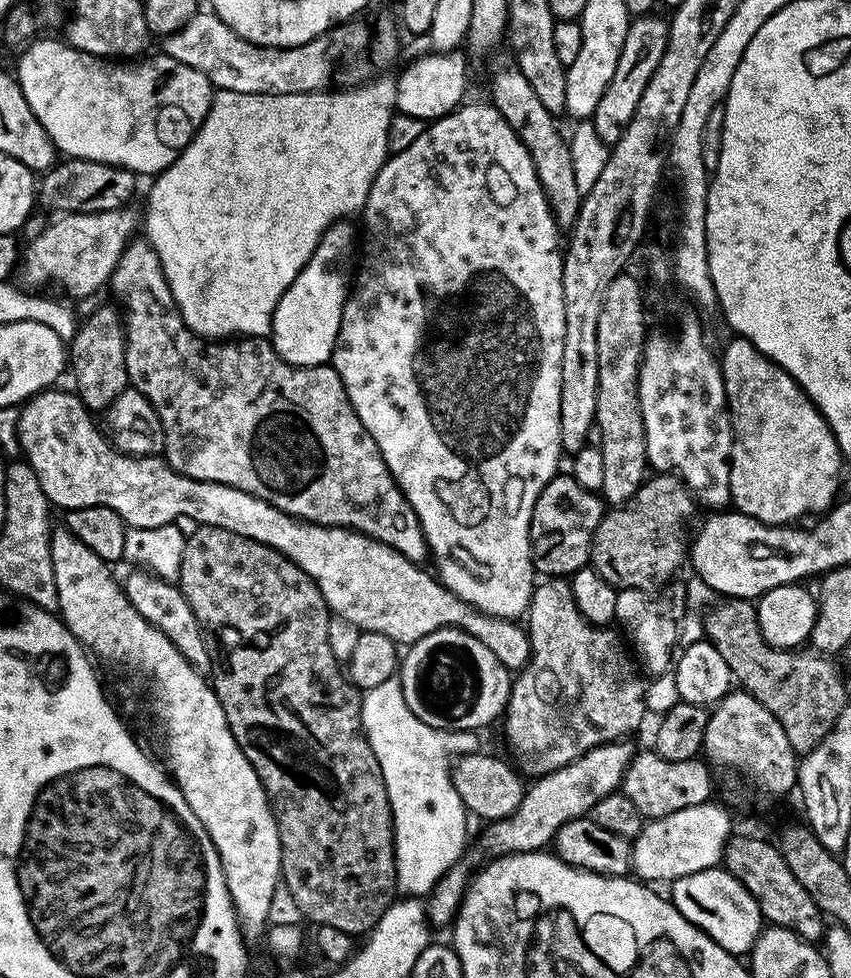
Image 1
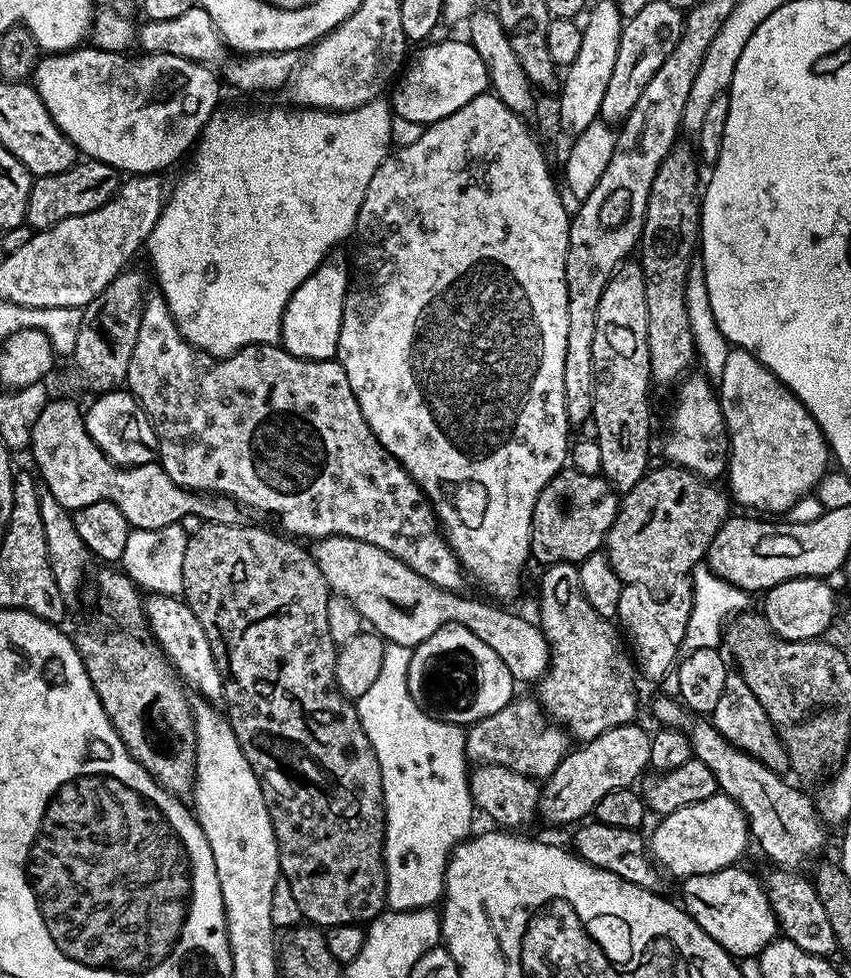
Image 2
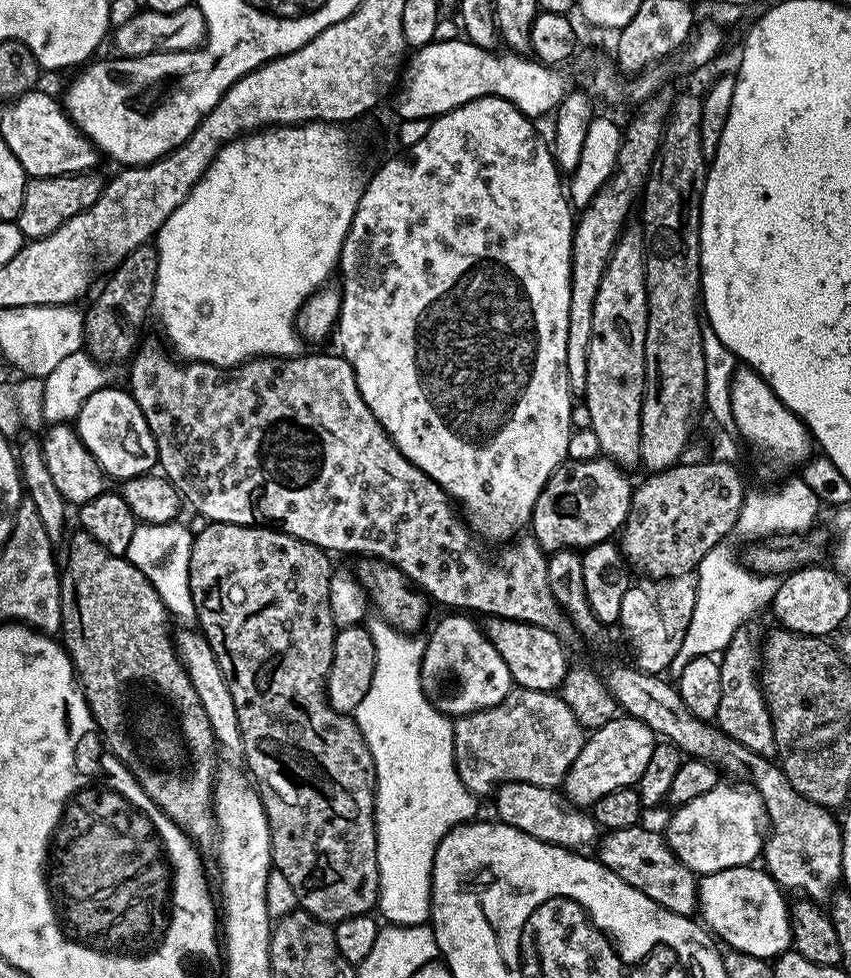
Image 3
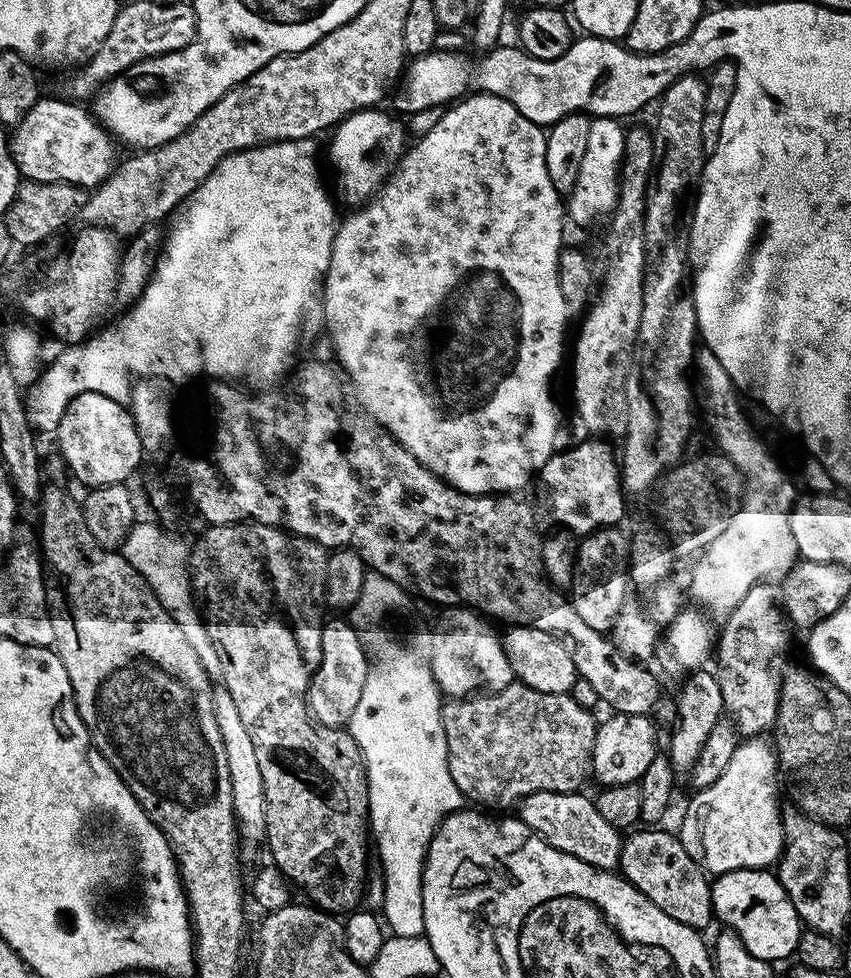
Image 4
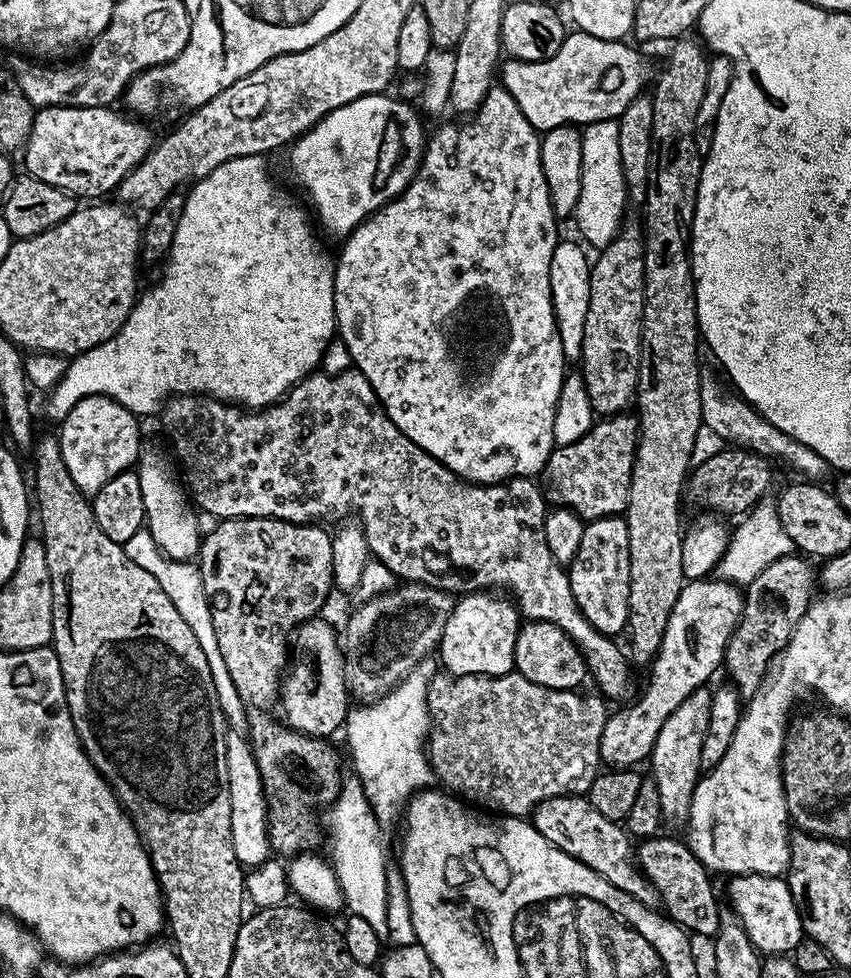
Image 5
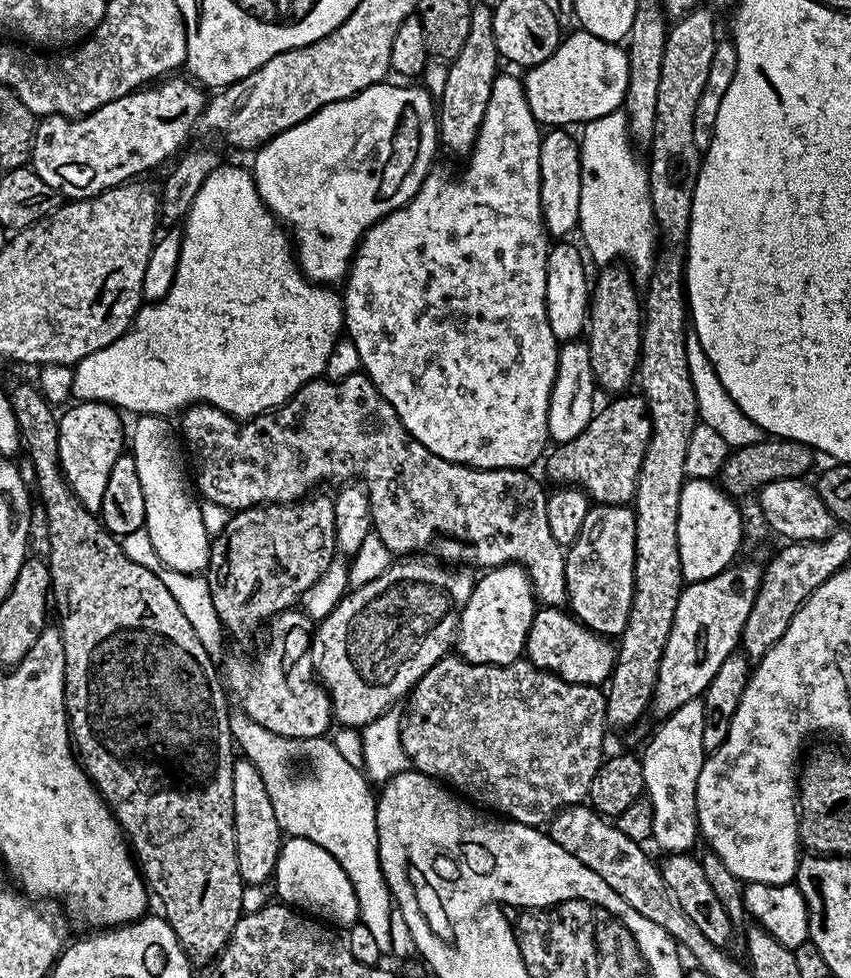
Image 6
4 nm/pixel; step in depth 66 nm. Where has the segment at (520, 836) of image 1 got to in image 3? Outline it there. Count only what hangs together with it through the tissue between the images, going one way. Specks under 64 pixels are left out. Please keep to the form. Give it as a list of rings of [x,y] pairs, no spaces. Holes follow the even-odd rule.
[[[627,714],[617,715],[615,720],[606,722],[585,739],[581,753],[565,774],[562,783],[563,795],[569,804],[591,806],[598,802],[598,798],[610,794],[610,790],[639,785],[642,770],[646,770],[657,742],[658,737],[650,730],[650,726]]]

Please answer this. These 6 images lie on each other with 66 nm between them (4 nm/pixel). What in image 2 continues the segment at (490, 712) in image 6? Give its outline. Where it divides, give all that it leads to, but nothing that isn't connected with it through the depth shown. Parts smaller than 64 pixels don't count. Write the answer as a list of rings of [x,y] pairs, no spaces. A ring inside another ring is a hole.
[[[513,699],[497,714],[471,725],[465,733],[465,755],[480,764],[504,765],[529,779],[545,780],[552,776],[570,750],[570,738],[559,725],[549,722],[543,707],[532,700]]]

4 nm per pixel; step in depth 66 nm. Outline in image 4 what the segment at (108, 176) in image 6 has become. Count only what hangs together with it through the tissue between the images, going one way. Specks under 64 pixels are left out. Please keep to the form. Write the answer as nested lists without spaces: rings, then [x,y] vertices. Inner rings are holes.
[[[41,98],[37,100],[35,106],[26,114],[26,118],[22,118],[22,122],[11,129],[12,157],[16,159],[16,169],[20,171],[24,180],[66,182],[67,184],[77,184],[79,188],[91,190],[98,187],[116,167],[118,144],[112,133],[99,120],[90,115],[87,107],[81,106],[71,99],[63,99],[47,100],[47,98]]]

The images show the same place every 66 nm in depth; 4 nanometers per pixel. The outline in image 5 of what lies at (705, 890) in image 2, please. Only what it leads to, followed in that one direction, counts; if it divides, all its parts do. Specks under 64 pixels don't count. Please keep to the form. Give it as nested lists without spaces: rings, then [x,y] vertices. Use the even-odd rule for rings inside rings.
[[[736,874],[728,884],[727,903],[738,914],[750,942],[761,954],[791,954],[804,936],[804,922],[788,889],[787,879],[779,876]]]

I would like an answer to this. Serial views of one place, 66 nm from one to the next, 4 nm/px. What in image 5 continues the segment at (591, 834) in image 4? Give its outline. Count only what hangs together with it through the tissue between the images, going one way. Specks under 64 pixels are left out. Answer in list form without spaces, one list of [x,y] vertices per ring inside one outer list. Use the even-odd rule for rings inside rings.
[[[583,795],[552,797],[542,801],[531,813],[530,823],[544,835],[546,842],[590,866],[590,870],[602,874],[606,882],[618,886],[618,890],[630,894],[648,908],[655,909],[660,904],[660,895],[634,863],[634,844],[631,844],[633,841],[629,833],[617,821],[602,818],[602,814],[598,814]]]

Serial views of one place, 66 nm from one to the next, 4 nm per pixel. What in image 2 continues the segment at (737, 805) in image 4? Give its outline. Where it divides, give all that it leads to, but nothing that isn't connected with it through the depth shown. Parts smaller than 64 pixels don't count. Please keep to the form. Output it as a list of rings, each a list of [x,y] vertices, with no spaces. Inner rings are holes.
[[[717,794],[706,798],[706,802],[694,802],[694,806],[686,806],[682,810],[674,810],[674,814],[663,817],[660,825],[650,835],[650,851],[652,859],[665,873],[673,872],[679,878],[710,874],[723,868],[733,867],[736,860],[744,851],[750,848],[750,833],[748,831],[748,818],[744,811],[738,807],[730,797]]]

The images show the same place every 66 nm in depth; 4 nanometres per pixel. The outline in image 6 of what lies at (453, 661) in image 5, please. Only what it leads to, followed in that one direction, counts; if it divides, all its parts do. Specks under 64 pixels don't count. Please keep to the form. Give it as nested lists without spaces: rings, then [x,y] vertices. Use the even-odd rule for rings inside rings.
[[[519,564],[490,568],[481,576],[484,577],[473,583],[470,602],[466,602],[466,610],[462,610],[454,641],[455,651],[472,664],[514,663],[525,655],[528,631],[538,611],[532,580]]]

